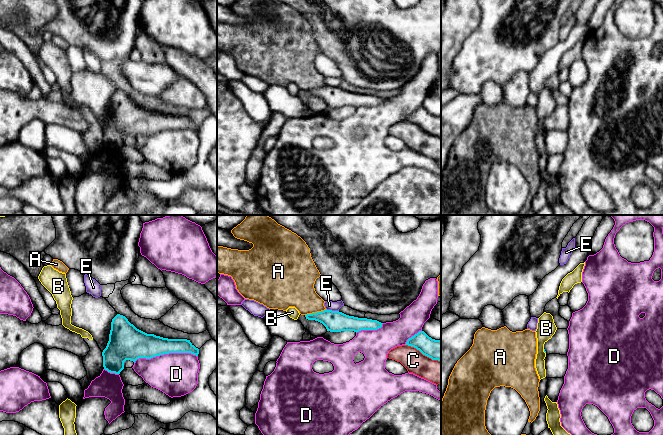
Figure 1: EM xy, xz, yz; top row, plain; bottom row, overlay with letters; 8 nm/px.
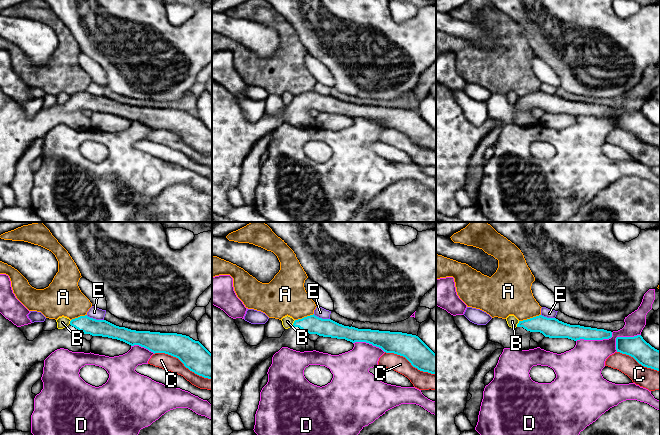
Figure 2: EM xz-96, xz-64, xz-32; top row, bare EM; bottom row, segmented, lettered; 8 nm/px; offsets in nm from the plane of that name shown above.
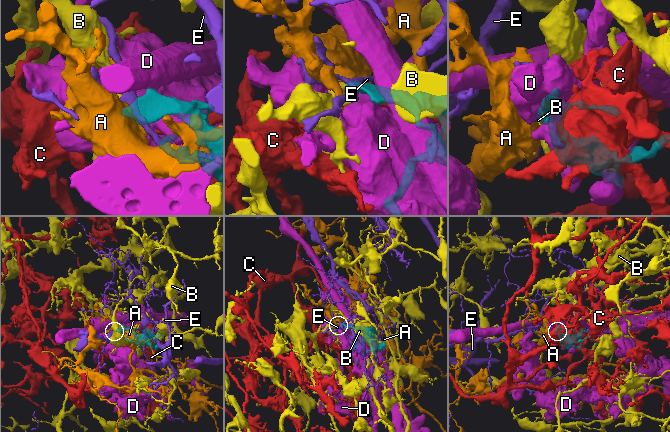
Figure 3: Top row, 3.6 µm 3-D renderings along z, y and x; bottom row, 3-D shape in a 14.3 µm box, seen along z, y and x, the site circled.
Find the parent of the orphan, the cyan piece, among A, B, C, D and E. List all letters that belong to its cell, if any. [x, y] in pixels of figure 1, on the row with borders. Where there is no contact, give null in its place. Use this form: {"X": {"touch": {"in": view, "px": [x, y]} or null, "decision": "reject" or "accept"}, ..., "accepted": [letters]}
{"A": {"touch": {"in": "xz", "px": [315, 313]}, "decision": "reject"}, "B": {"touch": {"in": "yz", "px": [544, 351]}, "decision": "reject"}, "C": {"touch": {"in": "xz", "px": [423, 354]}, "decision": "reject"}, "D": {"touch": {"in": "xy", "px": [165, 353]}, "decision": "reject"}, "E": {"touch": {"in": "xz", "px": [332, 311]}, "decision": "reject"}, "accepted": []}

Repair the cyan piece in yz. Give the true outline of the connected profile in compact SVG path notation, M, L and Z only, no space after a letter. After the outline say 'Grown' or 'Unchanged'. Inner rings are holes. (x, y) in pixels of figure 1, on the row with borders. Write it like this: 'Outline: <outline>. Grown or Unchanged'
Outline: M557 329L555 334L544 344L544 352L549 354L567 355L569 334L567 329Z. Grown

